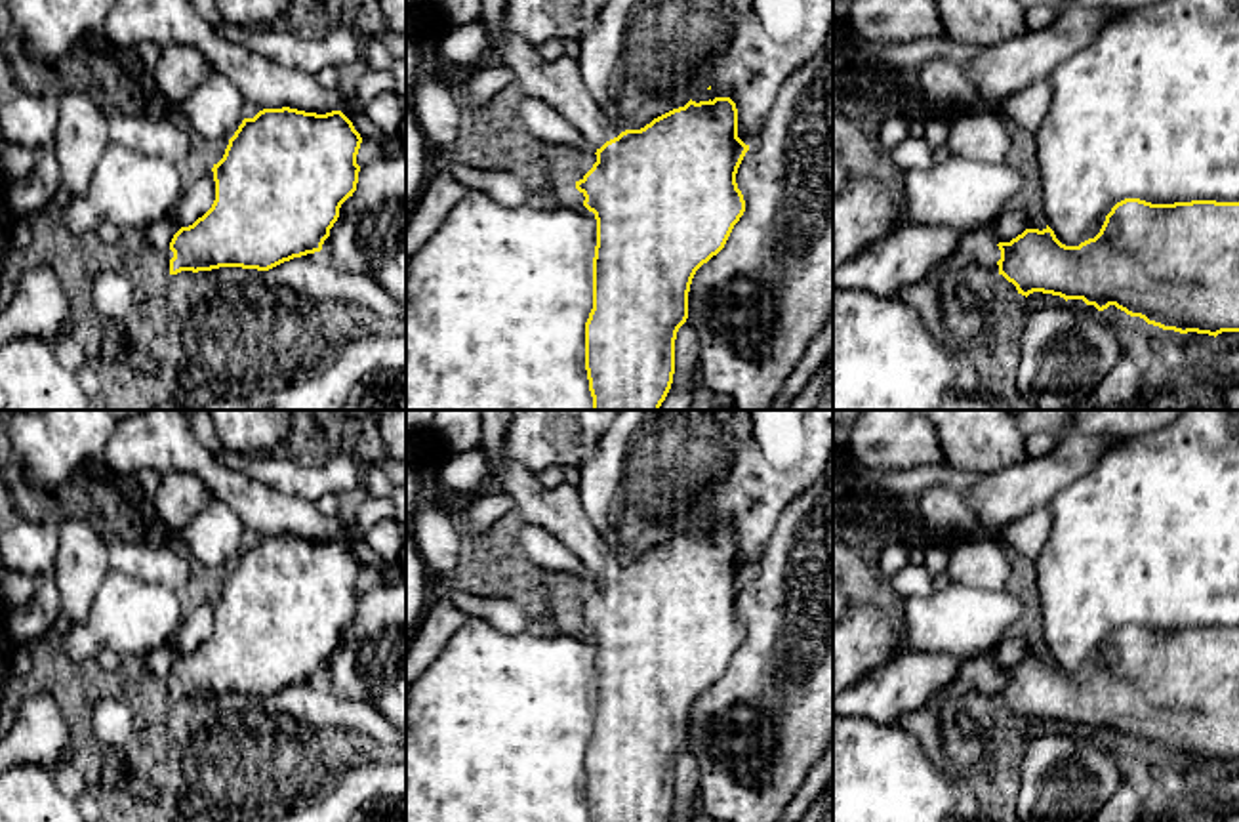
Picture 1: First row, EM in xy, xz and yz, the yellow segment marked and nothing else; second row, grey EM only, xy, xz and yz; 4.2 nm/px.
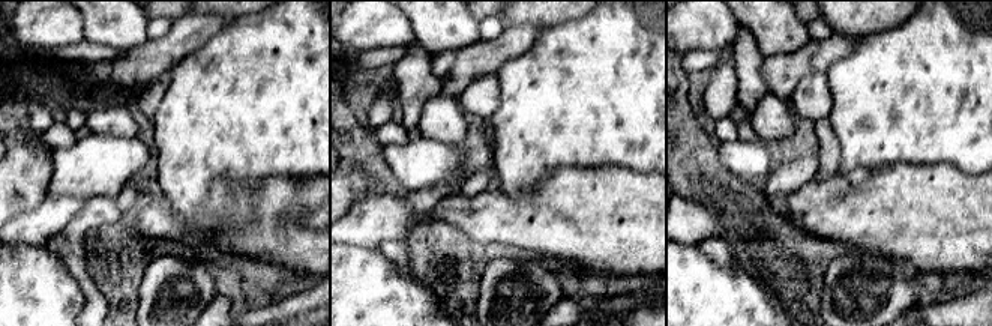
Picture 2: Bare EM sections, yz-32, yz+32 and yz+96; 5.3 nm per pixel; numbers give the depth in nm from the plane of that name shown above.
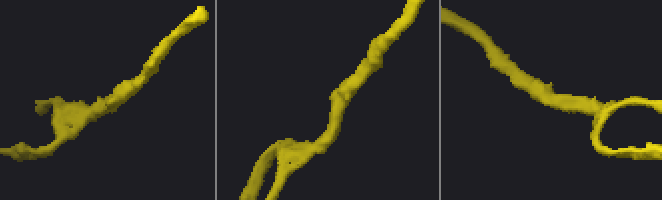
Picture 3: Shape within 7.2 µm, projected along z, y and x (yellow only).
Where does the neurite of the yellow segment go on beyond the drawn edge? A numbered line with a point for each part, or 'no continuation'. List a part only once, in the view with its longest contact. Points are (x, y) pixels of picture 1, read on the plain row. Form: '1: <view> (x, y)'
1: xz (559, 510)

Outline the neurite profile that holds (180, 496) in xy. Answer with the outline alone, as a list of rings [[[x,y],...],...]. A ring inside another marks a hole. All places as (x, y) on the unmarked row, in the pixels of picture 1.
[[[170,471],[162,475],[154,496],[149,500],[149,515],[158,517],[168,530],[179,530],[212,502],[213,494],[202,479]]]

